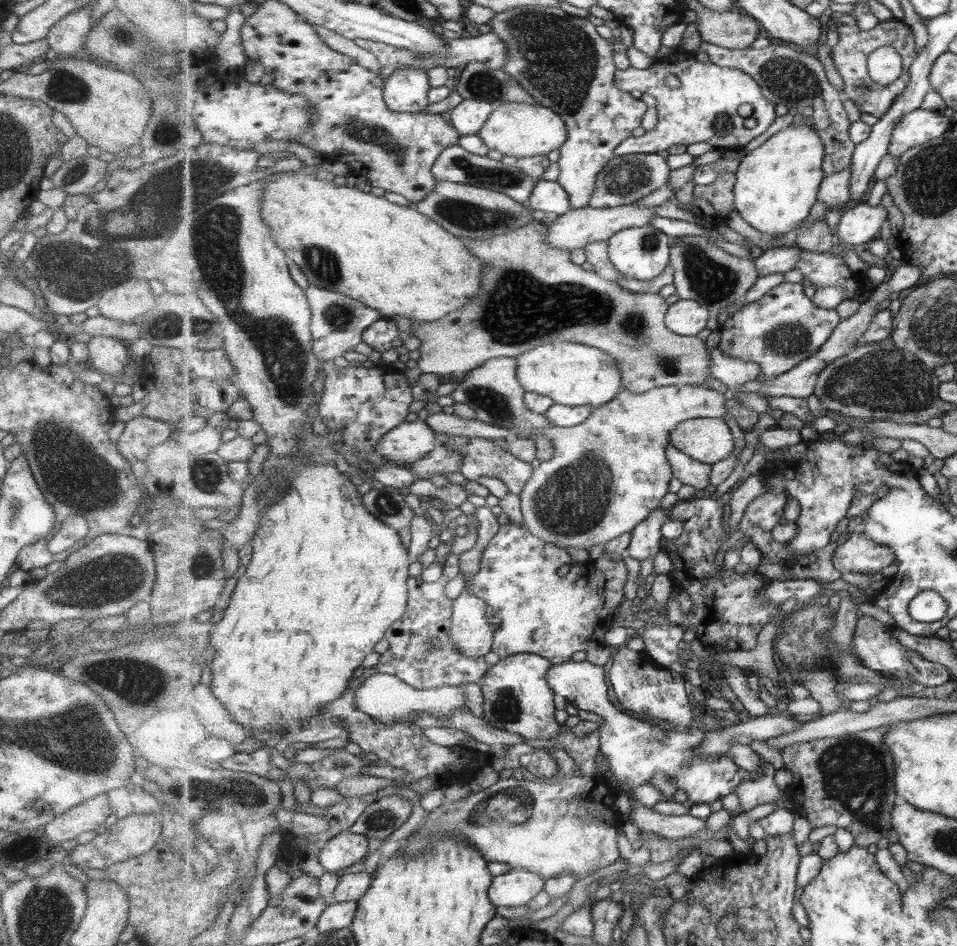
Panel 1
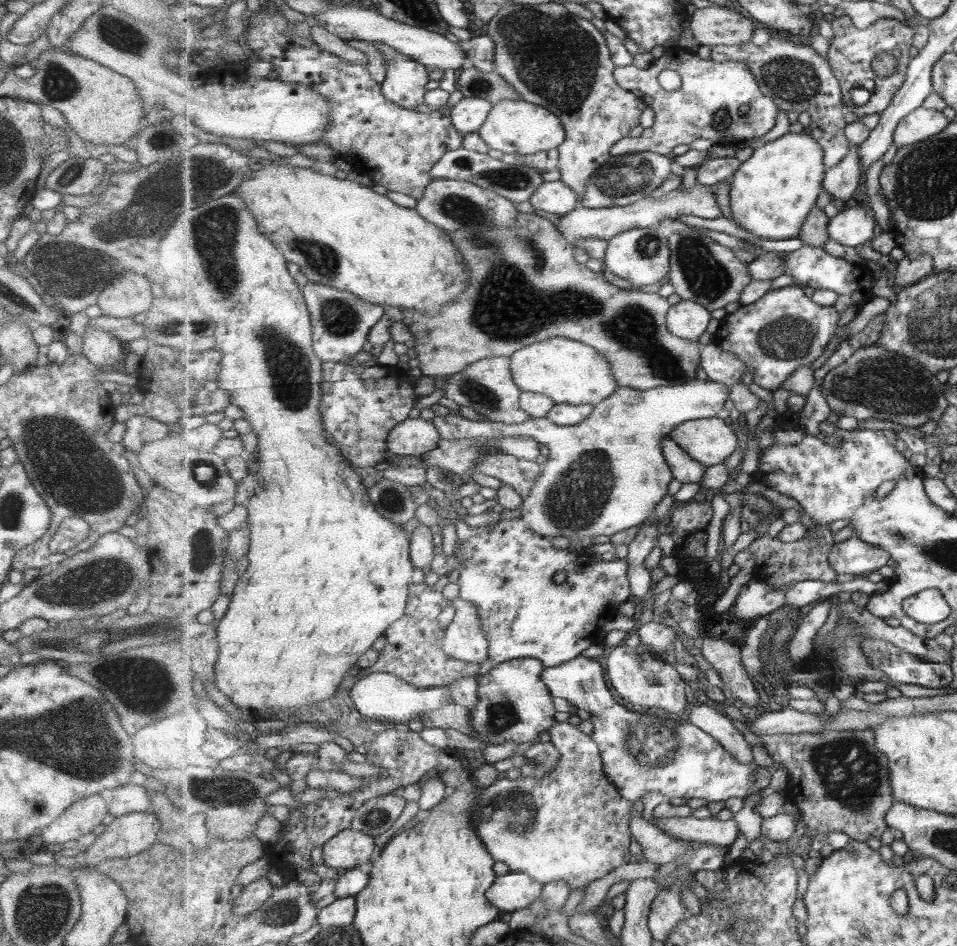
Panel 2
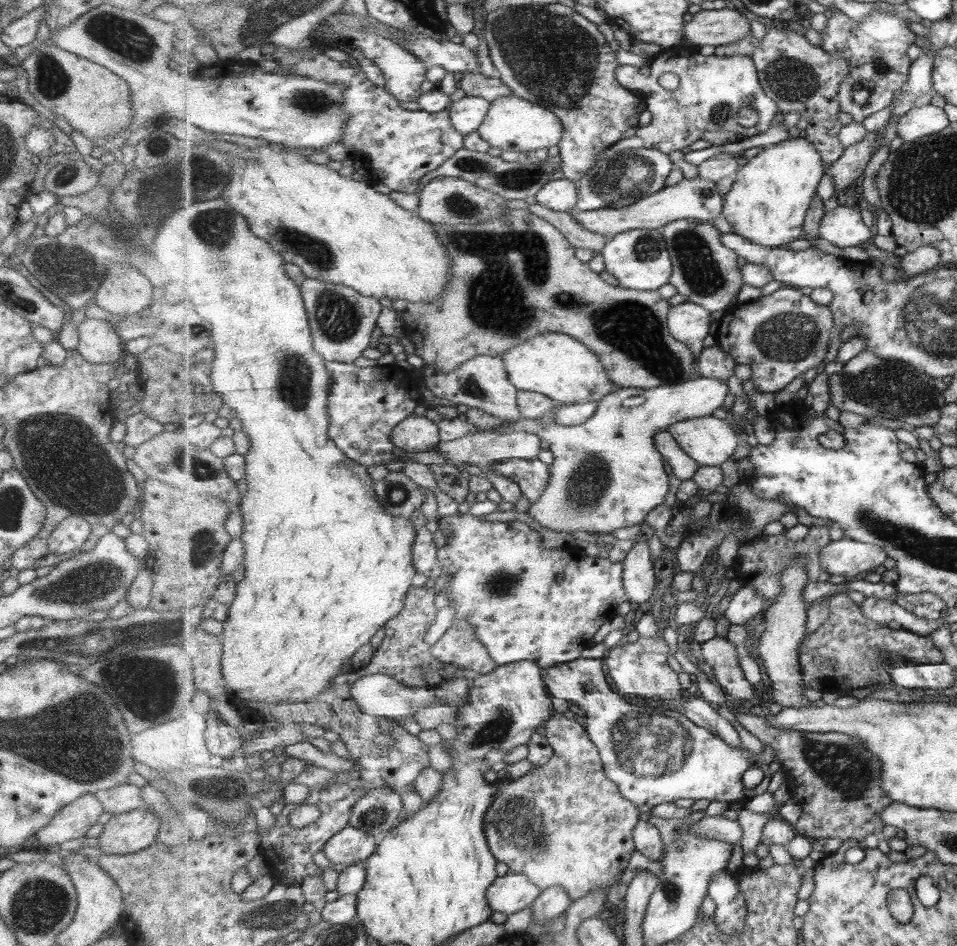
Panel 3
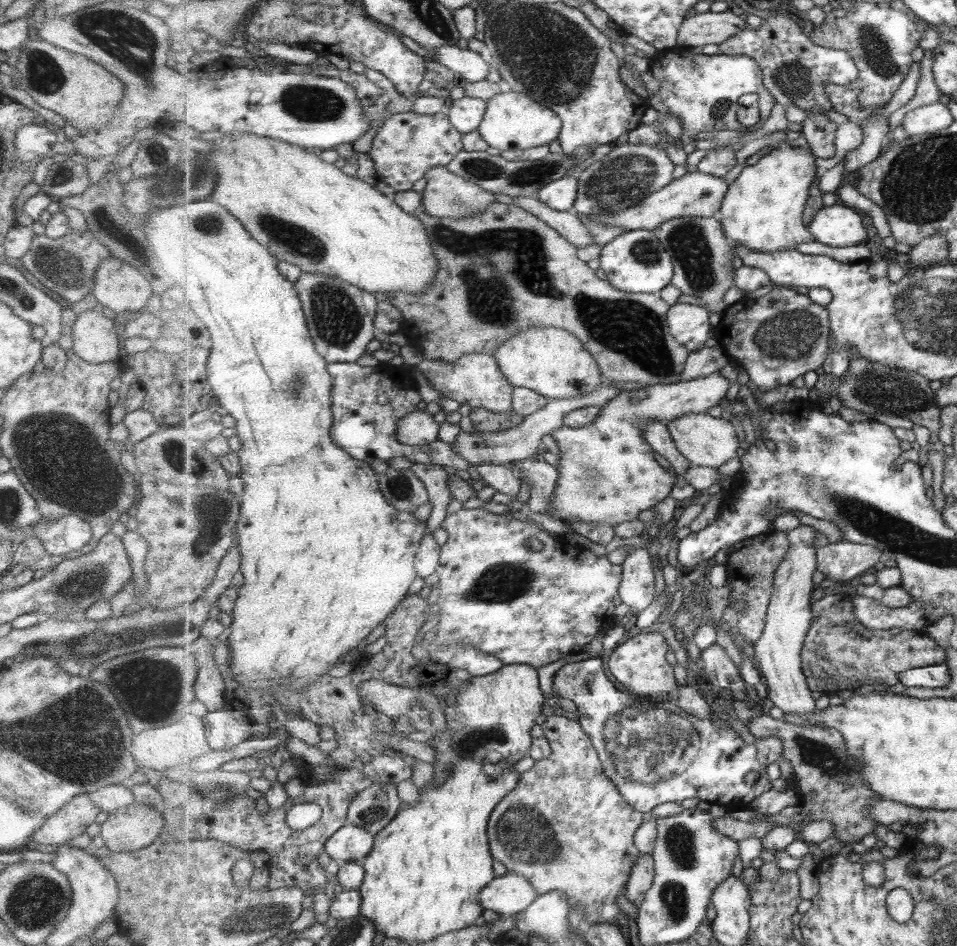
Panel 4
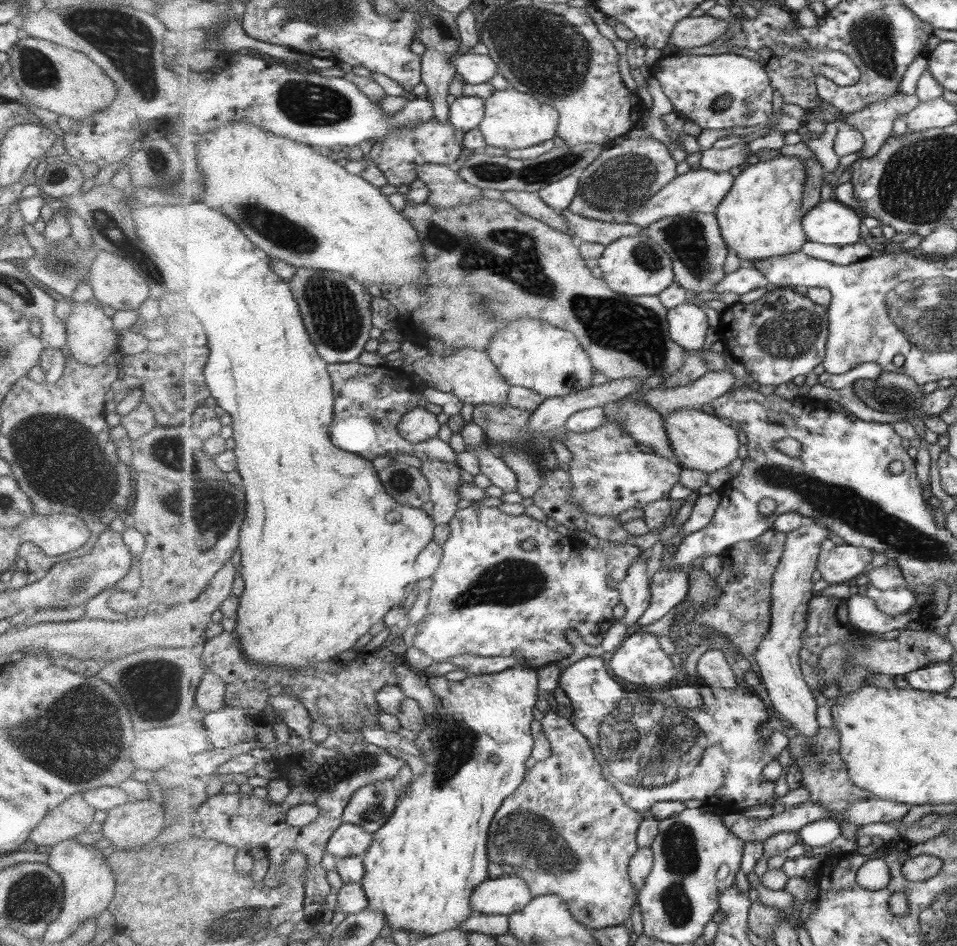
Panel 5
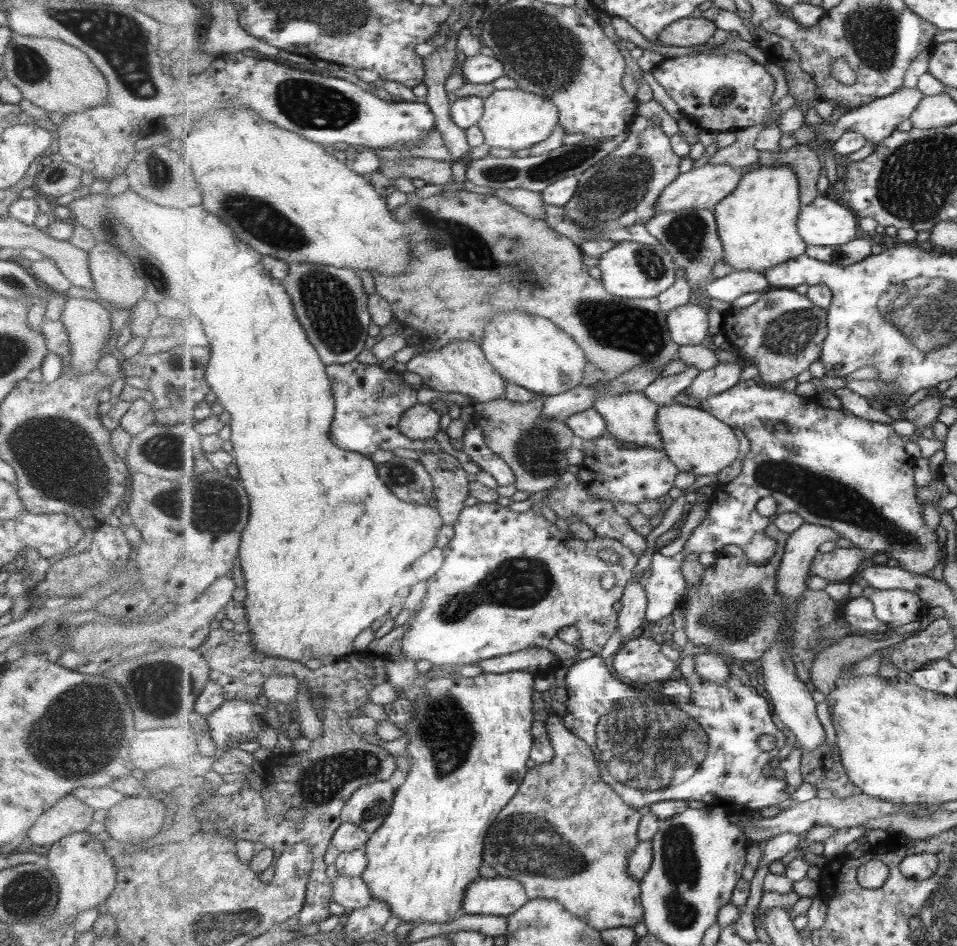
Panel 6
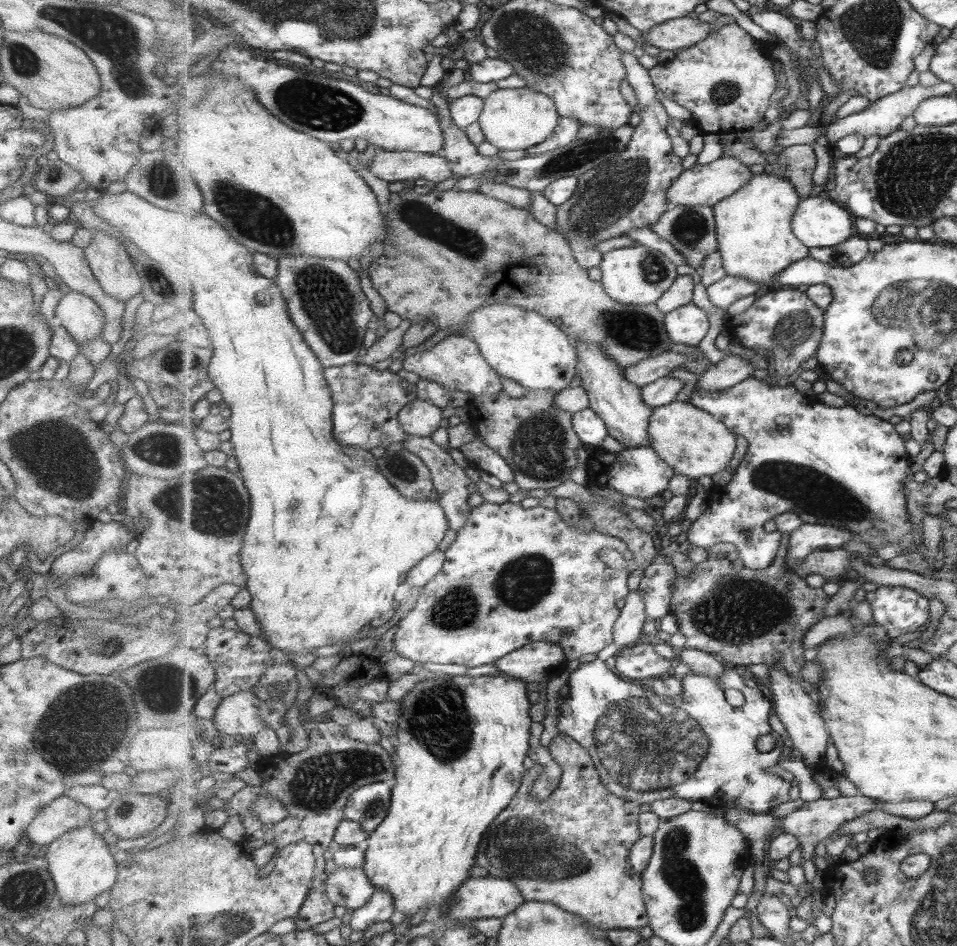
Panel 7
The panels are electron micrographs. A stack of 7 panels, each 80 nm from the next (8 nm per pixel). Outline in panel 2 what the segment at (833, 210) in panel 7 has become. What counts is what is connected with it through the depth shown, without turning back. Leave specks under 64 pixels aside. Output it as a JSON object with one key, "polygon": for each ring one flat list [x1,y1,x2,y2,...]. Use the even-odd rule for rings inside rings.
{"polygon":[[863,199,856,207,845,208,830,219,828,226,831,238,845,246,859,246,869,242,879,232,873,211,863,207]]}

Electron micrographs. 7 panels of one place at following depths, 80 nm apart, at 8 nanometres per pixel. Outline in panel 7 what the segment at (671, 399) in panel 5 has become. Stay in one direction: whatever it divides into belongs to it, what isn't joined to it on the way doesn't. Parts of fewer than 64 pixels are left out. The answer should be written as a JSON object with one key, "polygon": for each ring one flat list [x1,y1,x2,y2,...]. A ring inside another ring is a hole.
{"polygon":[[728,354,725,360,709,366,699,375,697,384,705,391,723,391,753,377,755,370,747,360]]}

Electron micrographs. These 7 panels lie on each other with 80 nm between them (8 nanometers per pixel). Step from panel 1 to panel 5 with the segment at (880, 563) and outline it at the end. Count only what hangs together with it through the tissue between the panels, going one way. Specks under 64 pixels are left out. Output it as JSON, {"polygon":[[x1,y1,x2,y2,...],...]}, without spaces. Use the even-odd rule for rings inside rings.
{"polygon":[[845,542,829,550,822,550,817,558,817,569,829,584,850,584,872,569,872,548,860,547]]}

